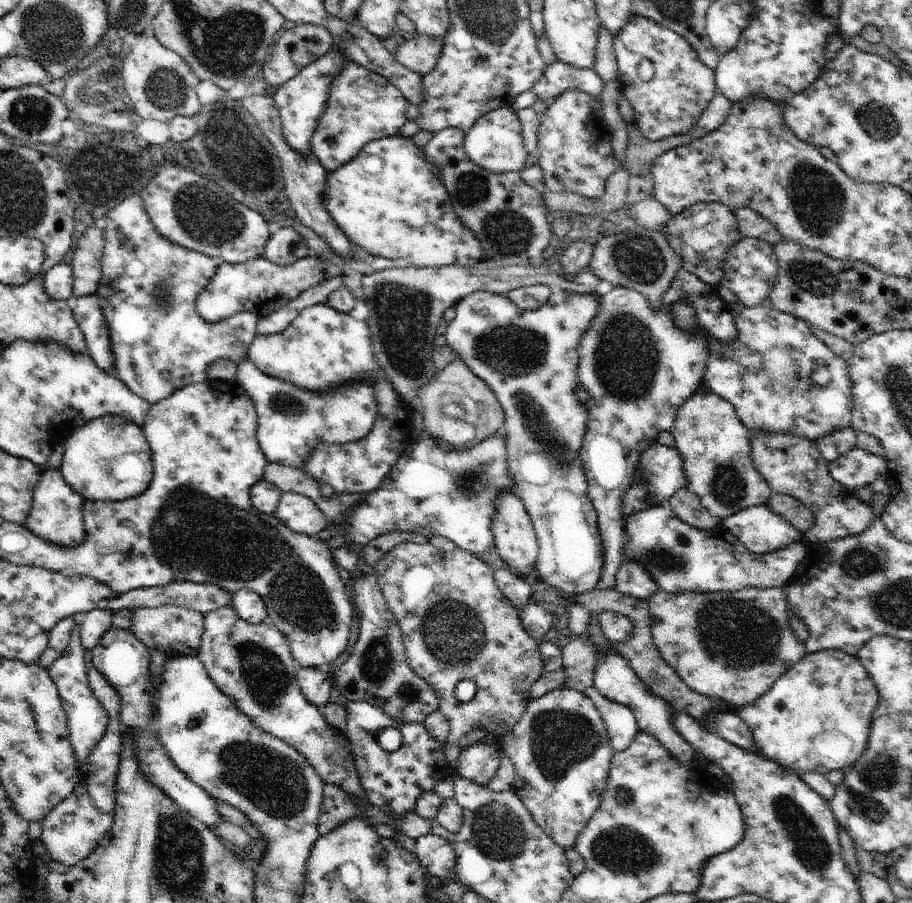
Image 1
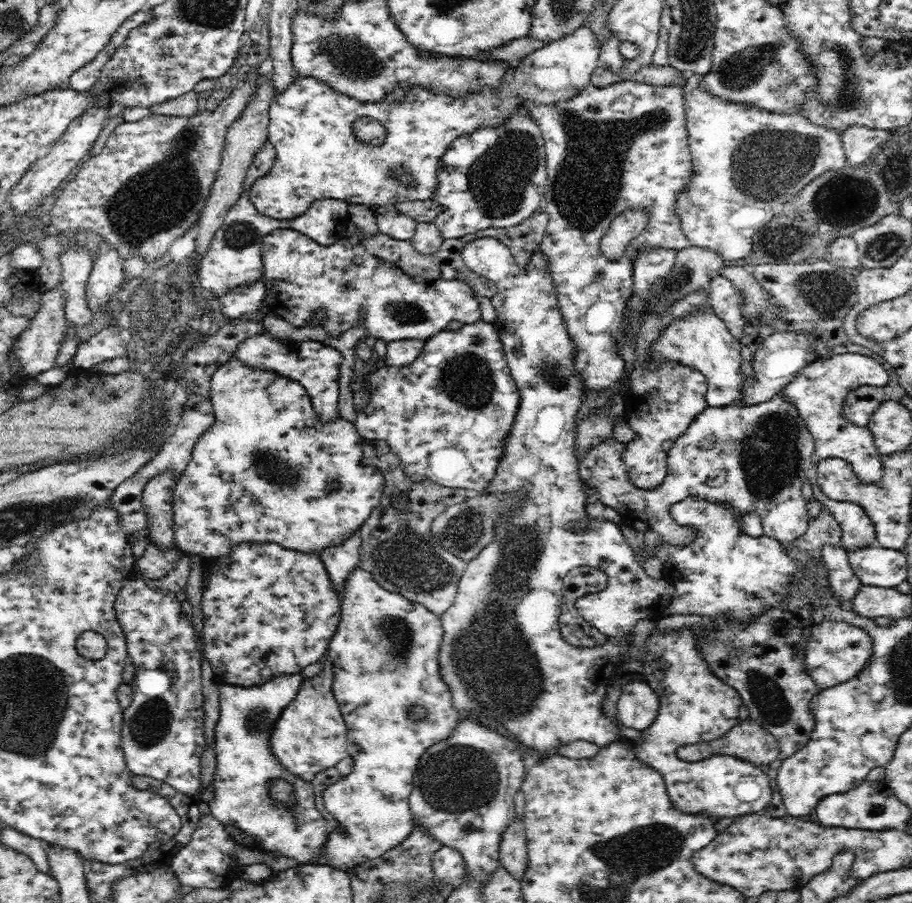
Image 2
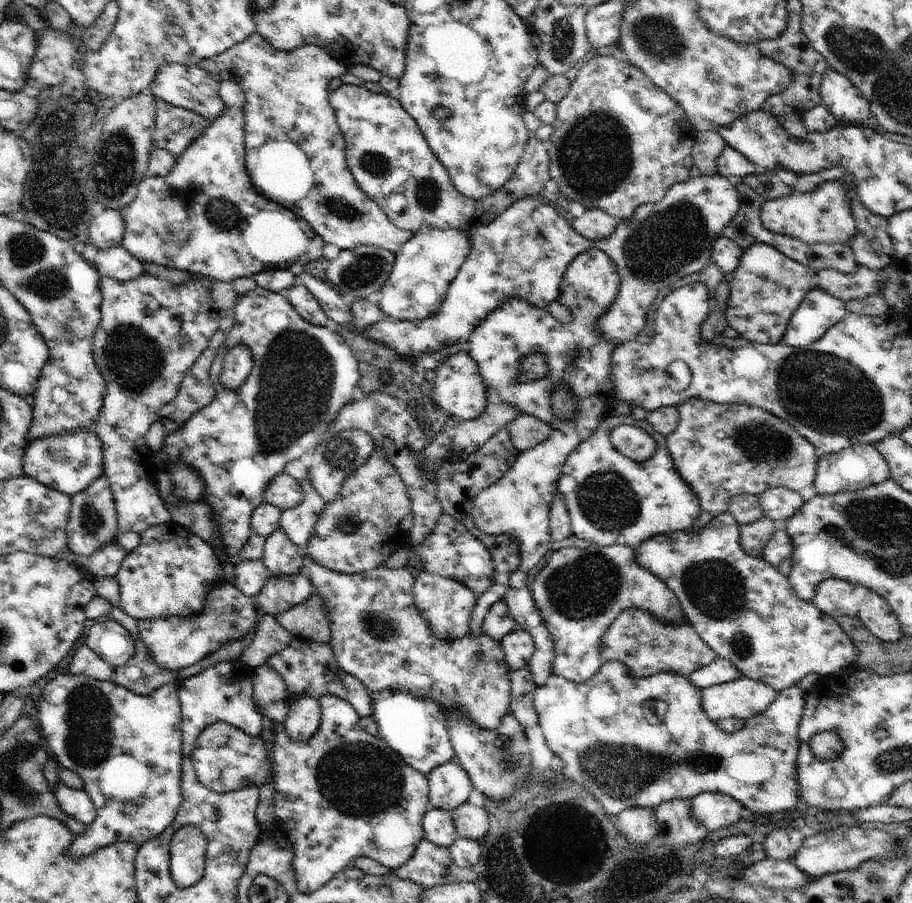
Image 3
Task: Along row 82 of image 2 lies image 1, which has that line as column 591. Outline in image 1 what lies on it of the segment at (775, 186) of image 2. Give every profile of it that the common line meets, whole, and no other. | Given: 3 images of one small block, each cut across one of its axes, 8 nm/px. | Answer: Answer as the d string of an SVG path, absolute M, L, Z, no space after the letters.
M594 685L589 686L583 693L591 698L601 714L609 734L609 745L614 752L619 753L626 750L634 737L641 731L633 710L630 710L629 706L603 697Z

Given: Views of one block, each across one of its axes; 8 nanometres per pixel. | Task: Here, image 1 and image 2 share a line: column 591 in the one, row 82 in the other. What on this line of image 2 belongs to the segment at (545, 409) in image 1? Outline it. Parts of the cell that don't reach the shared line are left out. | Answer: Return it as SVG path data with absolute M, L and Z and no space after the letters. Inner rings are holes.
M587 23L572 34L528 53L516 64L512 63L497 91L484 87L476 93L451 97L416 85L407 90L402 102L389 102L389 96L381 101L364 102L342 94L314 77L298 76L282 94L274 96L270 105L269 142L275 147L276 160L270 172L250 188L248 196L258 212L275 220L292 220L304 214L313 202L322 199L344 200L349 204L365 204L371 208L394 208L398 202L432 199L438 187L438 164L454 140L469 136L471 132L483 127L498 127L508 123L519 111L527 110L528 102L544 106L568 102L591 82L590 76L600 64L600 51L601 47ZM363 117L378 121L386 129L386 140L382 146L365 144L357 139L355 123ZM396 170L405 170L405 174L409 174L415 181L415 186L412 189L404 187L394 175Z

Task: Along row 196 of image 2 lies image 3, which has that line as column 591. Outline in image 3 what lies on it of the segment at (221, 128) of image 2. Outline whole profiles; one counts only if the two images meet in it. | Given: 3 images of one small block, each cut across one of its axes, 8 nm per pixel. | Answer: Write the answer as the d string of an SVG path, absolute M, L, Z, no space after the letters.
M603 52L590 59L587 63L578 66L578 72L573 79L568 94L557 104L557 117L553 122L553 133L548 141L550 155L550 176L557 180L559 192L568 201L576 201L590 208L600 208L612 216L622 219L630 218L633 212L643 204L655 203L665 197L671 186L684 182L688 179L688 172L693 164L693 146L697 137L697 130L690 124L685 110L665 90L656 86L650 78L630 61L622 60L614 53L607 55Z

